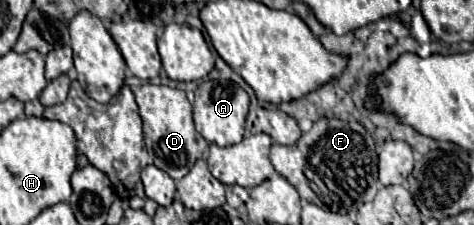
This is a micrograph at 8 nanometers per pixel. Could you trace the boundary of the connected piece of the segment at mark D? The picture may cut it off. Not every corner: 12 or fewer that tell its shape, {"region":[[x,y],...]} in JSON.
{"region":[[185,91],[133,93],[153,165],[179,181],[207,149]]}

